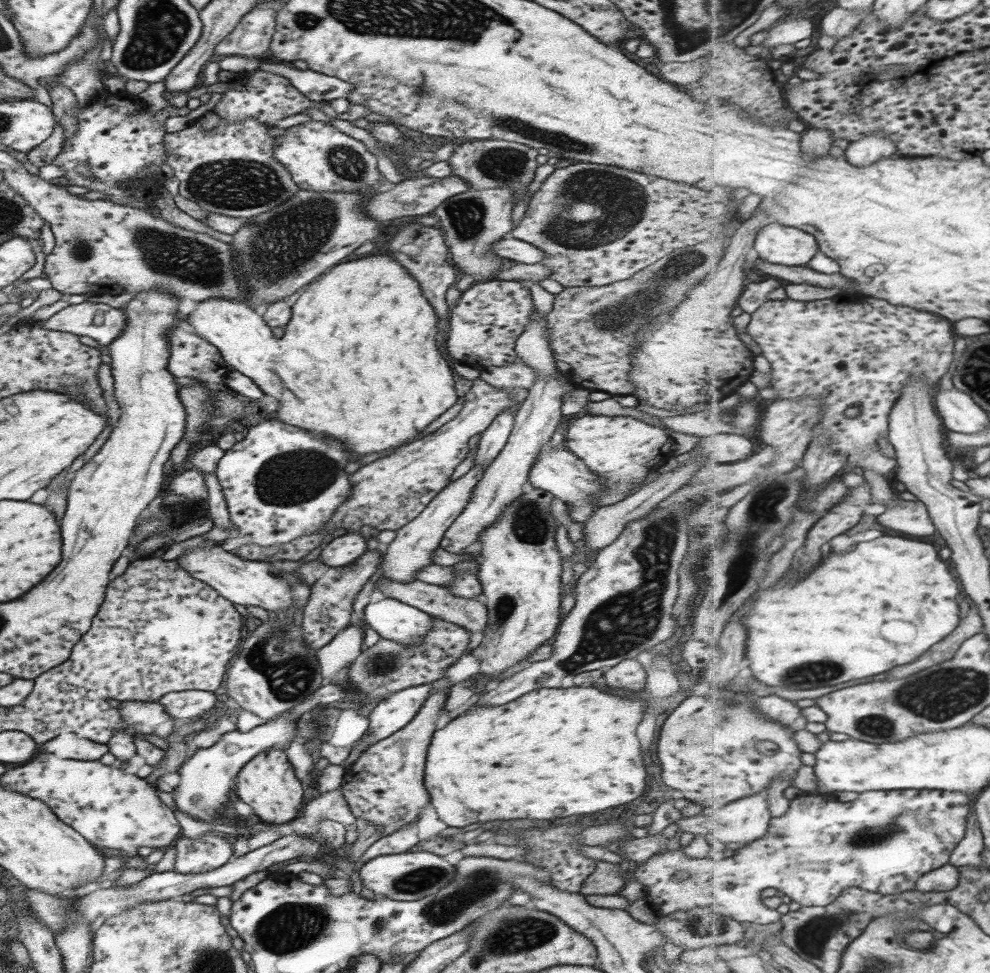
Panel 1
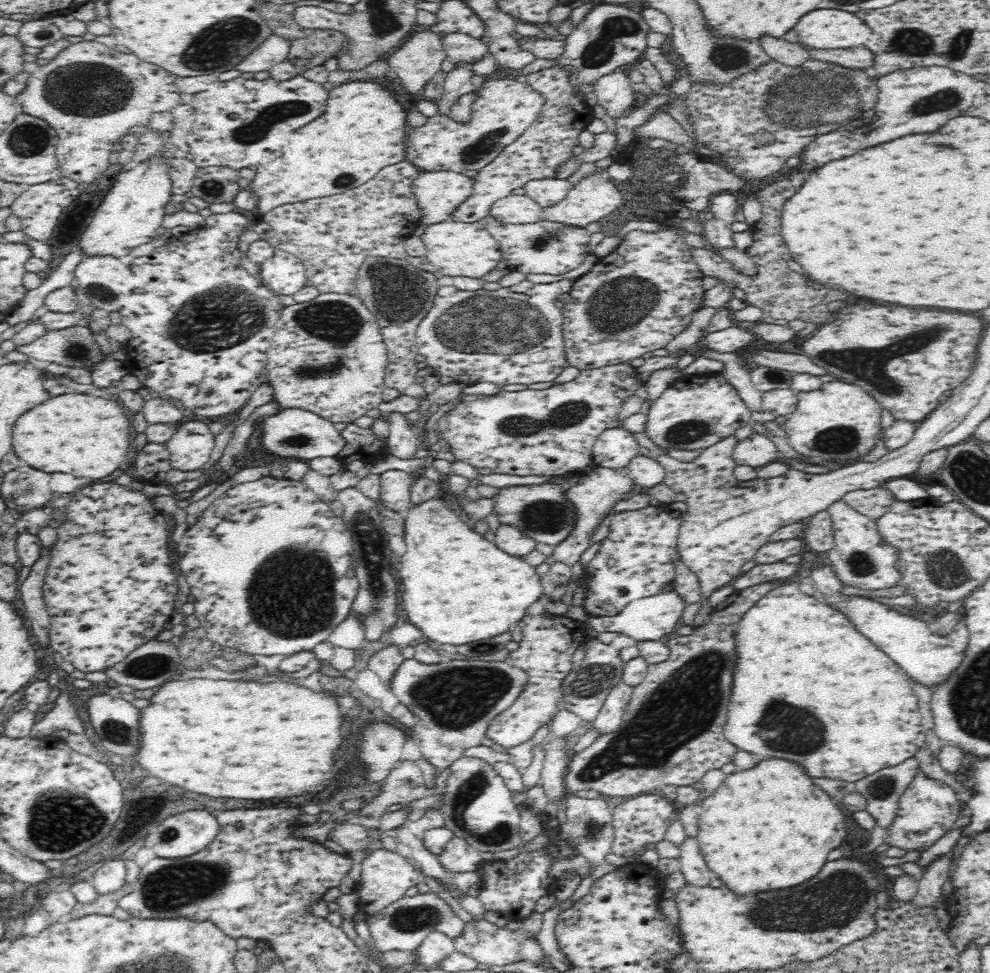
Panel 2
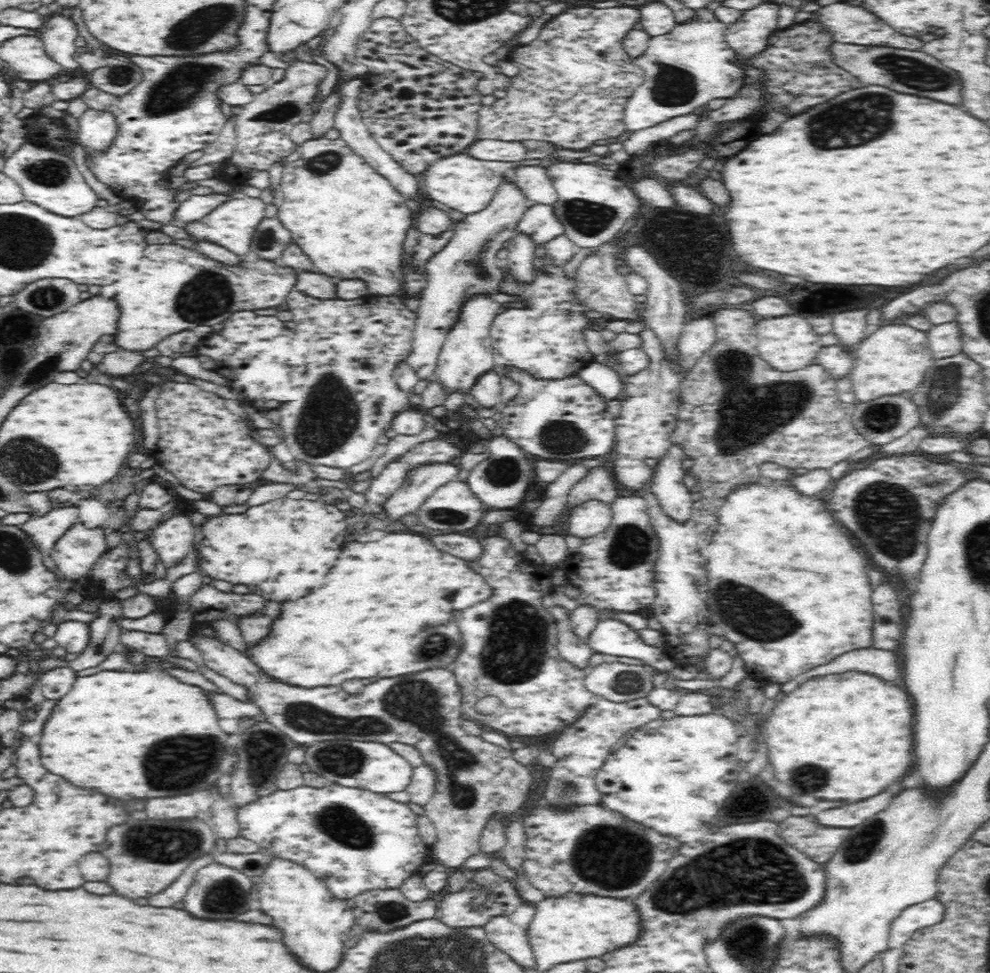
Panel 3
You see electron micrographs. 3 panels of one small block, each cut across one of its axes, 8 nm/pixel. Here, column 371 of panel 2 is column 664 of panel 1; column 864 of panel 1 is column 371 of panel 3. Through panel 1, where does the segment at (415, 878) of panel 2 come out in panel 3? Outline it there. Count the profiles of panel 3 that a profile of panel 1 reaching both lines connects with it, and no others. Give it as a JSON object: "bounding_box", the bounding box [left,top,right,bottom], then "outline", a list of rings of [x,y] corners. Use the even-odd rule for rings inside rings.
{"bounding_box":[236,783,430,898],"outline":[[[336,783],[316,788],[299,786],[292,790],[274,791],[250,804],[236,808],[241,836],[256,842],[258,847],[269,851],[273,859],[289,860],[314,873],[332,896],[354,898],[370,888],[400,889],[402,882],[418,874],[418,868],[430,858],[430,848],[420,838],[417,815],[406,803],[390,799],[387,795],[376,794],[362,789],[348,788]]]}

